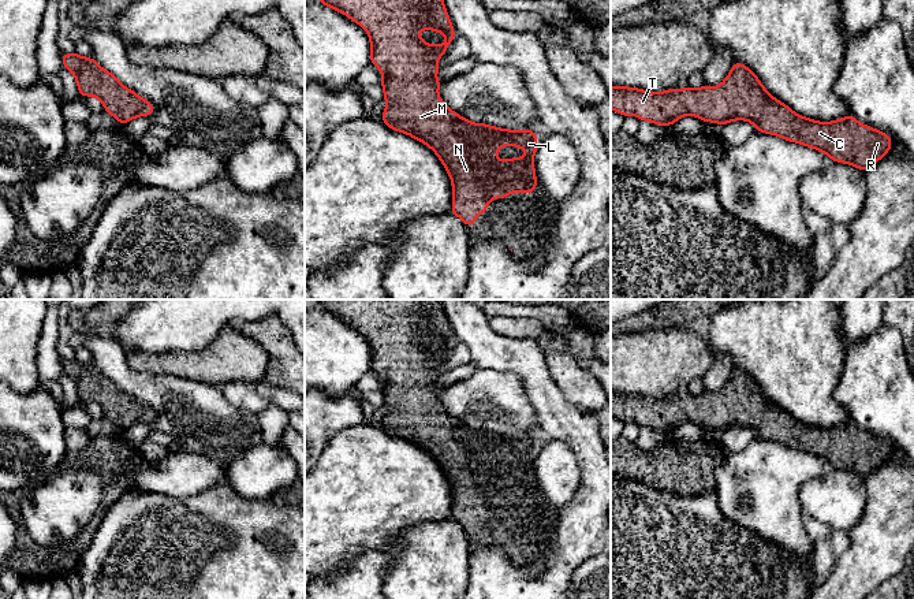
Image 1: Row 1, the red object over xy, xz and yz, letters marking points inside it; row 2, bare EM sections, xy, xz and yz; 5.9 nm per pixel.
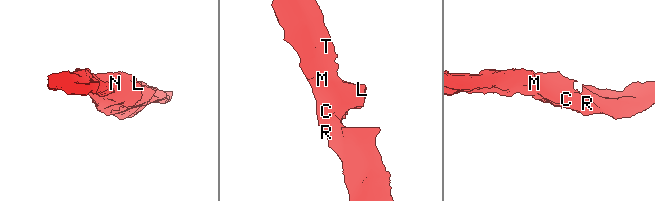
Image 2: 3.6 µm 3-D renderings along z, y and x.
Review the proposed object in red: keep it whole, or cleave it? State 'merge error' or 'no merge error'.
no merge error

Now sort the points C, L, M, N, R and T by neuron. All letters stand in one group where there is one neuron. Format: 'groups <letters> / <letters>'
groups C L M N R T

